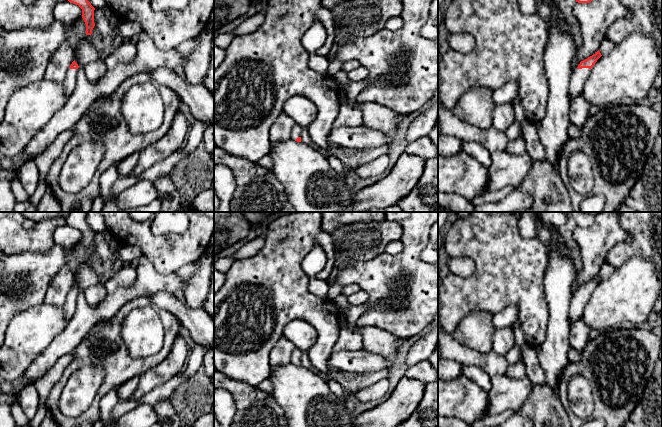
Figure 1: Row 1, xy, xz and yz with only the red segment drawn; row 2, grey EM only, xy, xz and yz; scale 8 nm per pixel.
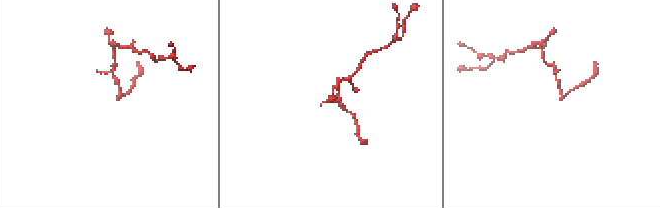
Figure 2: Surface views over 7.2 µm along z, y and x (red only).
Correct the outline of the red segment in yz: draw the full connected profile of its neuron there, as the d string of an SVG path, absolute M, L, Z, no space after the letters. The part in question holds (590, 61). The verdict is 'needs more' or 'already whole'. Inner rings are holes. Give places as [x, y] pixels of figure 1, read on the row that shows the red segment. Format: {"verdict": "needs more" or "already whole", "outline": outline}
{"verdict": "needs more", "outline": "M598 50L595 54L588 57L587 59L580 62L578 67L573 71L573 76L570 80L570 102L582 93L583 84L590 73L591 68L597 62L597 60L601 57L601 53Z"}

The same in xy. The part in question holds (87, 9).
{"verdict": "already whole", "outline": "M68 0L69 2L78 5L82 9L82 18L86 24L86 35L91 35L95 26L94 23L94 10L88 0Z"}

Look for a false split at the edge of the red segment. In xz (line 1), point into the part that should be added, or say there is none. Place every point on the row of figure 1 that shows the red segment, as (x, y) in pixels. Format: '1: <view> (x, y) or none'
1: xz (296, 131)

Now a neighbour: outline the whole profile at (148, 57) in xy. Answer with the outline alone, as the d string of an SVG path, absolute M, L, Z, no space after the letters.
M145 32L139 35L136 49L136 57L132 62L121 63L115 68L108 69L105 76L97 83L91 83L86 77L84 68L79 67L73 93L65 106L28 143L23 152L22 162L34 160L46 151L62 131L76 124L96 99L101 96L108 97L128 77L135 74L147 74L160 67L174 69L177 66L183 66L188 57L175 49L159 50Z

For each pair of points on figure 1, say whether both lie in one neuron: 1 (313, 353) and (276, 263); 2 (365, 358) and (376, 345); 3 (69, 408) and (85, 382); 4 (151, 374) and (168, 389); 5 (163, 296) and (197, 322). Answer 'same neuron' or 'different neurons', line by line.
1: same neuron
2: different neurons
3: same neuron
4: different neurons
5: same neuron

